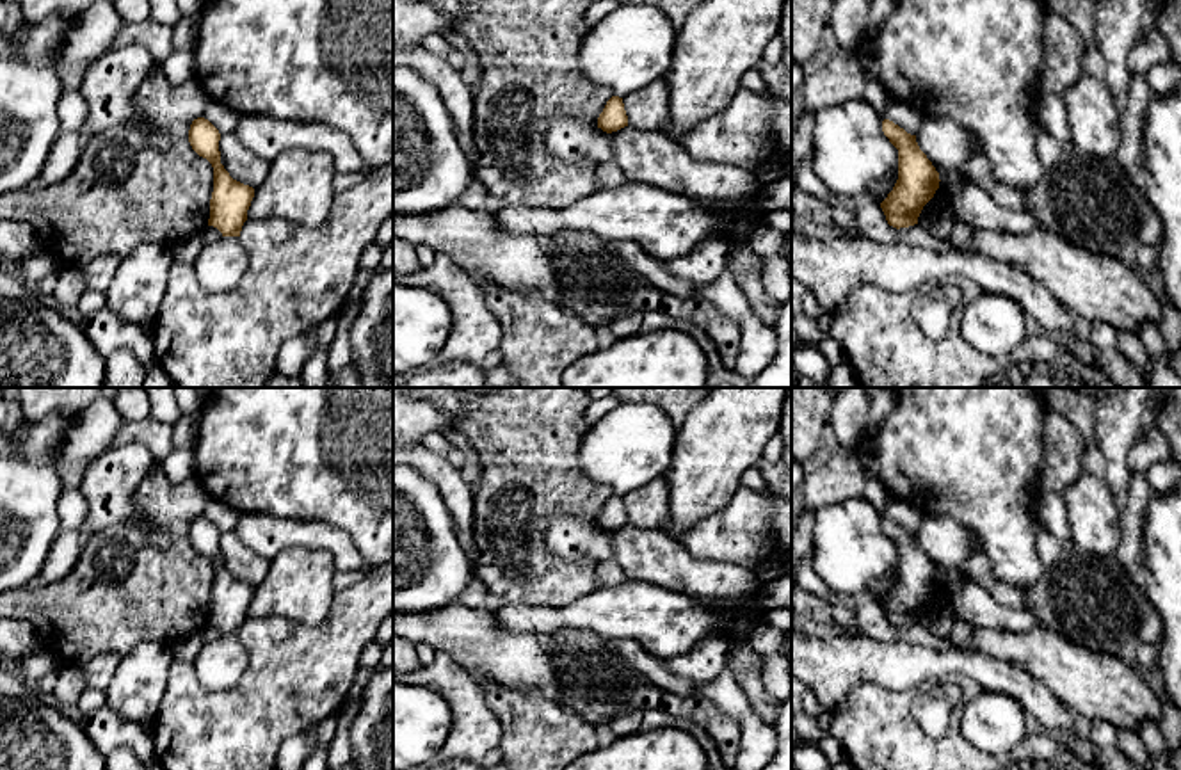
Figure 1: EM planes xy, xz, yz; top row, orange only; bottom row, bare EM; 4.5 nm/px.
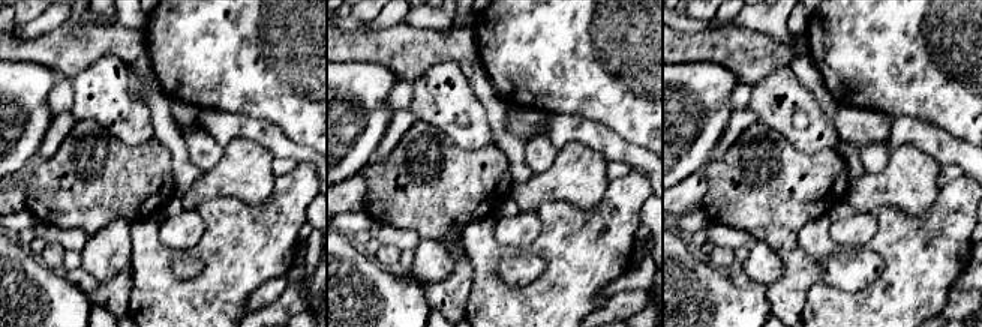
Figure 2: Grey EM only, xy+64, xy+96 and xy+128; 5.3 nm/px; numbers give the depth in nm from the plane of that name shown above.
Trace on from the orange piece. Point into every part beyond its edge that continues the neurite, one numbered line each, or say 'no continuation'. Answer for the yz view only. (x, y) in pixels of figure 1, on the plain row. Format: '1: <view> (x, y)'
no continuation

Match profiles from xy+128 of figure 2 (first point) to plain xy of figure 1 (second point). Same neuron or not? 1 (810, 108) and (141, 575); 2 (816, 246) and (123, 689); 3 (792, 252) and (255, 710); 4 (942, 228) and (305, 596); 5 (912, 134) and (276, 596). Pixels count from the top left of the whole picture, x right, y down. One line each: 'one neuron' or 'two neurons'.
1: two neurons
2: two neurons
3: two neurons
4: two neurons
5: two neurons

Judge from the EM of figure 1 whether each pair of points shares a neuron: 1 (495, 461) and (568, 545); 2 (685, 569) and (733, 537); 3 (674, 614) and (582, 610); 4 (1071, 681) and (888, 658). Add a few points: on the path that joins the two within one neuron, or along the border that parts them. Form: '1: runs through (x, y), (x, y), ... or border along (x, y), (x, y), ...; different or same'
1: border along (594, 523), (557, 514), (546, 530), (545, 548); different
2: border along (680, 543), (696, 557), (728, 561), (742, 568); different
3: runs through (651, 614), (605, 612); same
4: border along (998, 657), (1034, 674), (1064, 706); different

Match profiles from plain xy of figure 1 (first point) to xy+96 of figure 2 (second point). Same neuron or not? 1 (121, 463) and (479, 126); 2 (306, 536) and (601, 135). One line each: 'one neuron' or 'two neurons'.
1: one neuron
2: one neuron

